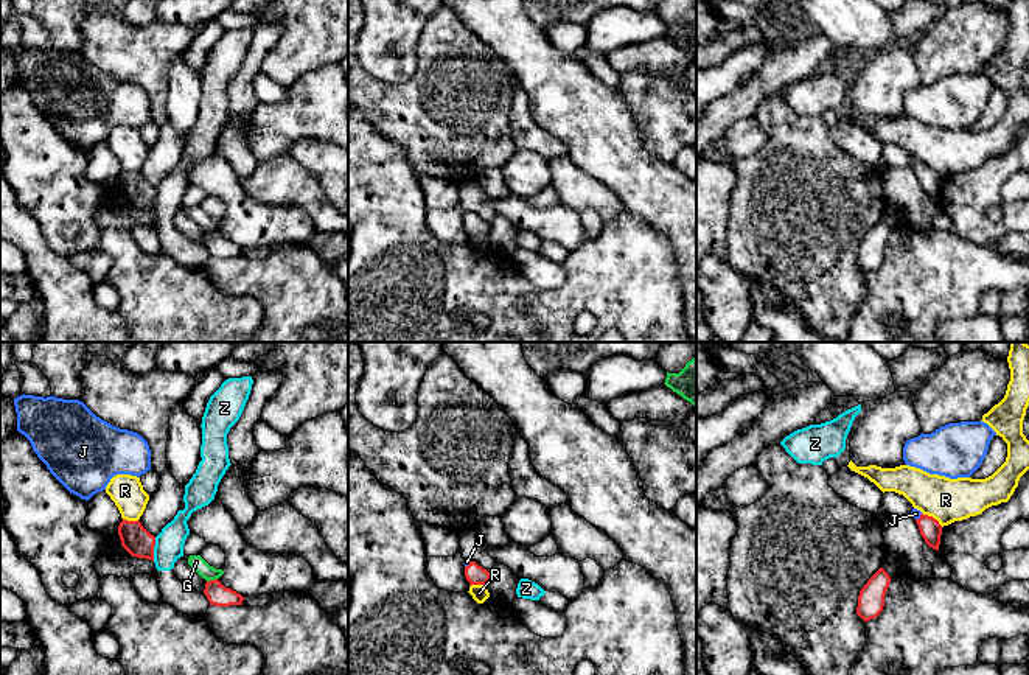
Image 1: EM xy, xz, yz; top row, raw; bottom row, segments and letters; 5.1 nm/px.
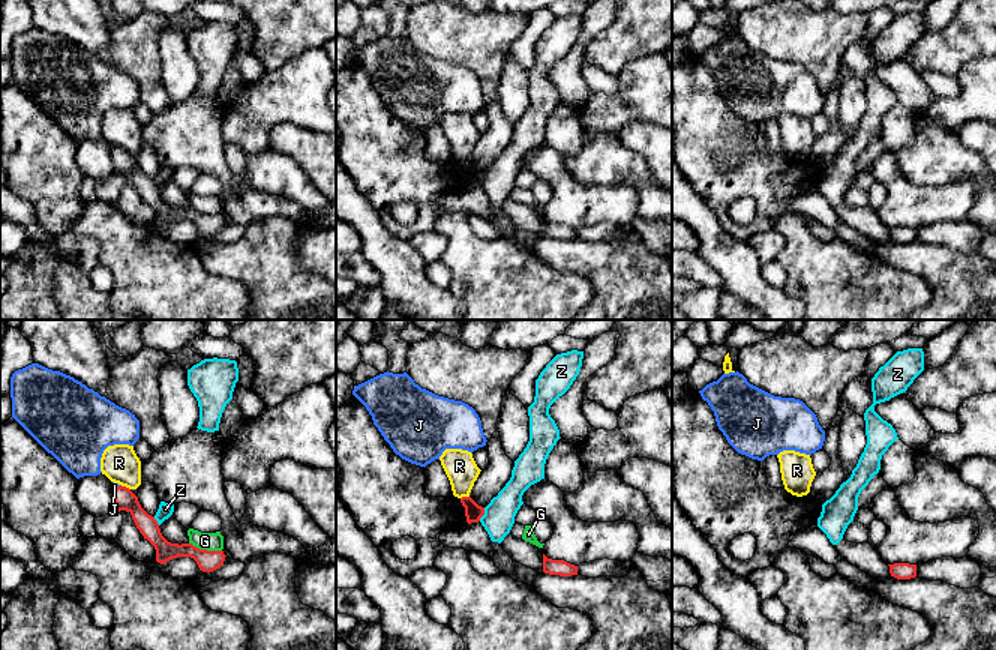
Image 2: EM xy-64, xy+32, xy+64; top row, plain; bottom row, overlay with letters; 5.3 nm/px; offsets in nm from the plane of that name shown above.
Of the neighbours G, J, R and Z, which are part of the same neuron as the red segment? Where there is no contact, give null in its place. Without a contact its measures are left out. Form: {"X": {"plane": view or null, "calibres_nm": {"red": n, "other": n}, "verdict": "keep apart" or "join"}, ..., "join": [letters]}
{"G": {"plane": "xy", "calibres_nm": {"red": 110, "other": 80}, "verdict": "keep apart"}, "J": {"plane": "yz", "calibres_nm": {"red": 110, "other": 50}, "verdict": "join"}, "R": {"plane": "yz", "calibres_nm": {"red": 110, "other": 220}, "verdict": "keep apart"}, "Z": {"plane": "xy", "calibres_nm": {"red": 150, "other": 150}, "verdict": "keep apart"}, "join": ["J"]}

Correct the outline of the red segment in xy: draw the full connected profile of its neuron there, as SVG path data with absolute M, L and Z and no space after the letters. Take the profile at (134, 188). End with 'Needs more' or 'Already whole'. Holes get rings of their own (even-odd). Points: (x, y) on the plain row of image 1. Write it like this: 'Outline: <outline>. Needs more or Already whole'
Outline: M123 171L118 177L118 187L121 198L138 210L148 210L154 213L155 188L151 187L140 173Z. Already whole

